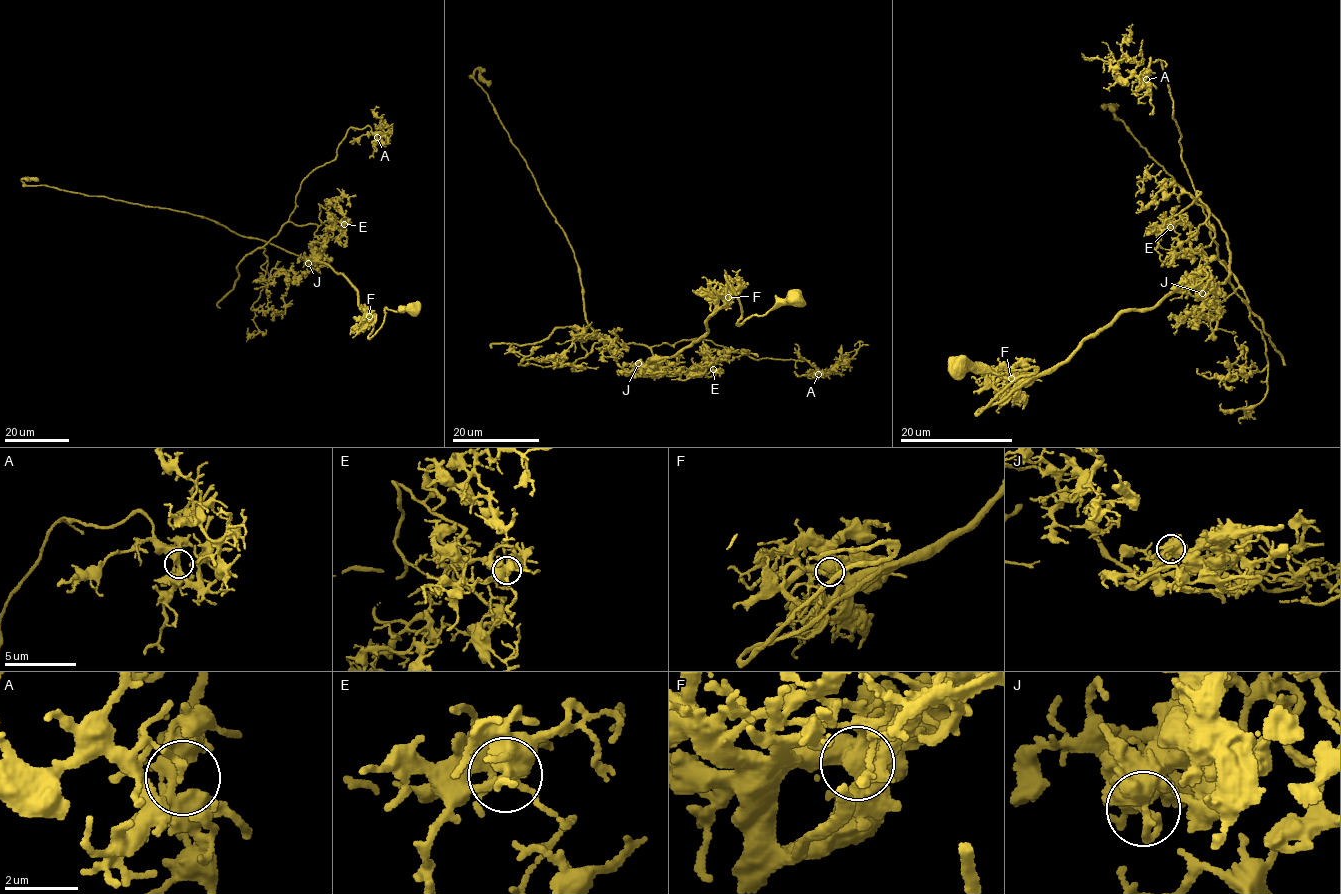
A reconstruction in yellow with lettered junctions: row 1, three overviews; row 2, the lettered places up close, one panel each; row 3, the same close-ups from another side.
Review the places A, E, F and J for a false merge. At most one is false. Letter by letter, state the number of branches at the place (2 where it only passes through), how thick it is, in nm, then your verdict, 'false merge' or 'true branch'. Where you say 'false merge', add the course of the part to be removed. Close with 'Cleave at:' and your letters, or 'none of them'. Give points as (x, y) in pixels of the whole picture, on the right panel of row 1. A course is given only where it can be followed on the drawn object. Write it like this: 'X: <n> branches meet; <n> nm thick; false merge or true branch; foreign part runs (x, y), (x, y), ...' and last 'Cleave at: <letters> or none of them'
A: 4 branches meet; 400 nm thick; true branch
E: 4 branches meet; 400 nm thick; true branch
F: 4 branches meet; 400 nm thick; true branch
J: 4 branches meet; 400 nm thick; false merge; foreign part runs (1202, 293), (1214, 293), (1203, 249), (1213, 225), (1182, 160), (1159, 59), (1124, 78), (1116, 69), (1129, 26)
Cleave at: J

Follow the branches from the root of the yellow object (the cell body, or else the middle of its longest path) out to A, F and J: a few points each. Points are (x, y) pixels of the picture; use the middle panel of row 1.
A: (793, 297), (738, 323), (726, 277), (704, 334), (655, 365), (670, 376), (651, 347), (699, 338), (818, 374)
F: (793, 297), (786, 297), (764, 314), (751, 315), (738, 323), (741, 305), (726, 277), (728, 297)
J: (793, 297), (738, 323), (741, 305), (726, 277), (725, 304), (708, 315), (704, 334), (673, 356), (638, 363)

